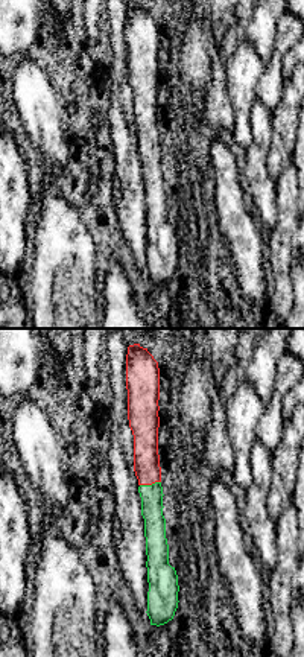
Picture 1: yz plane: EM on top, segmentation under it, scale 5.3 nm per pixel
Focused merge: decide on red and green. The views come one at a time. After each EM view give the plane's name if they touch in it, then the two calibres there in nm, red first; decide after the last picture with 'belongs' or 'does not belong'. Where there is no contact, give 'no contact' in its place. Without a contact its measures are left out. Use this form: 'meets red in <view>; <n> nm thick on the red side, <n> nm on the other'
meets red in yz; 140 nm thick on the red side, 110 nm on the other

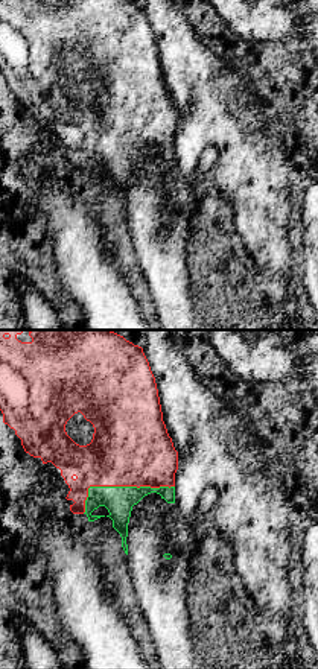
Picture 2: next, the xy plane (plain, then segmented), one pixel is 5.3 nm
meets red in xy; 420 nm thick on the red side, 160 nm on the other

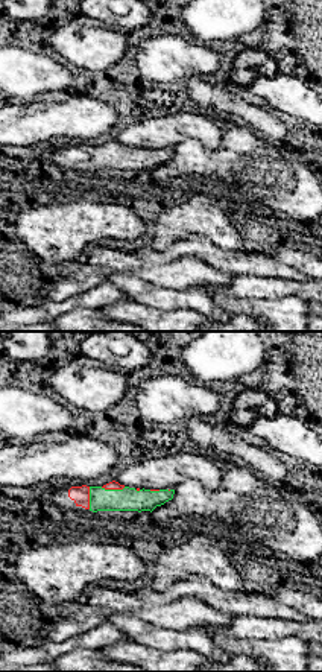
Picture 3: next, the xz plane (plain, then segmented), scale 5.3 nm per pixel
meets red in xz; 100 nm thick on the red side, 130 nm on the other

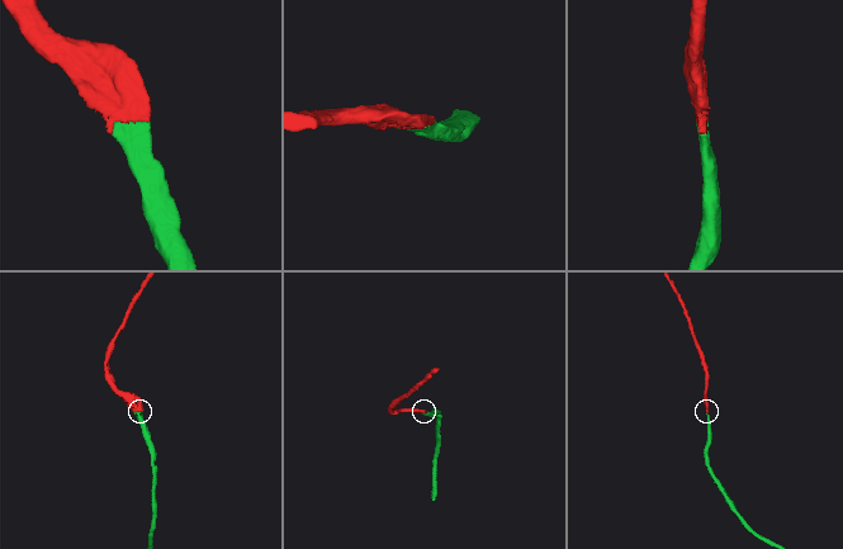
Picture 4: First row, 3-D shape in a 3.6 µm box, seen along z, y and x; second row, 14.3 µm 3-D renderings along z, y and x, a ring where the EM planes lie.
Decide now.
belongs

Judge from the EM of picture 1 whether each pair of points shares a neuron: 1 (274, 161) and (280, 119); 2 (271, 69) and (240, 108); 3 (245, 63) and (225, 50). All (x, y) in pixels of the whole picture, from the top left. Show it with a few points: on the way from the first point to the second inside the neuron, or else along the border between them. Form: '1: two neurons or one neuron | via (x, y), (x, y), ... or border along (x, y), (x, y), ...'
1: one neuron | via (280, 151), (281, 130)
2: two neurons | border along (265, 63), (256, 98)
3: two neurons | border along (245, 37), (225, 63)

